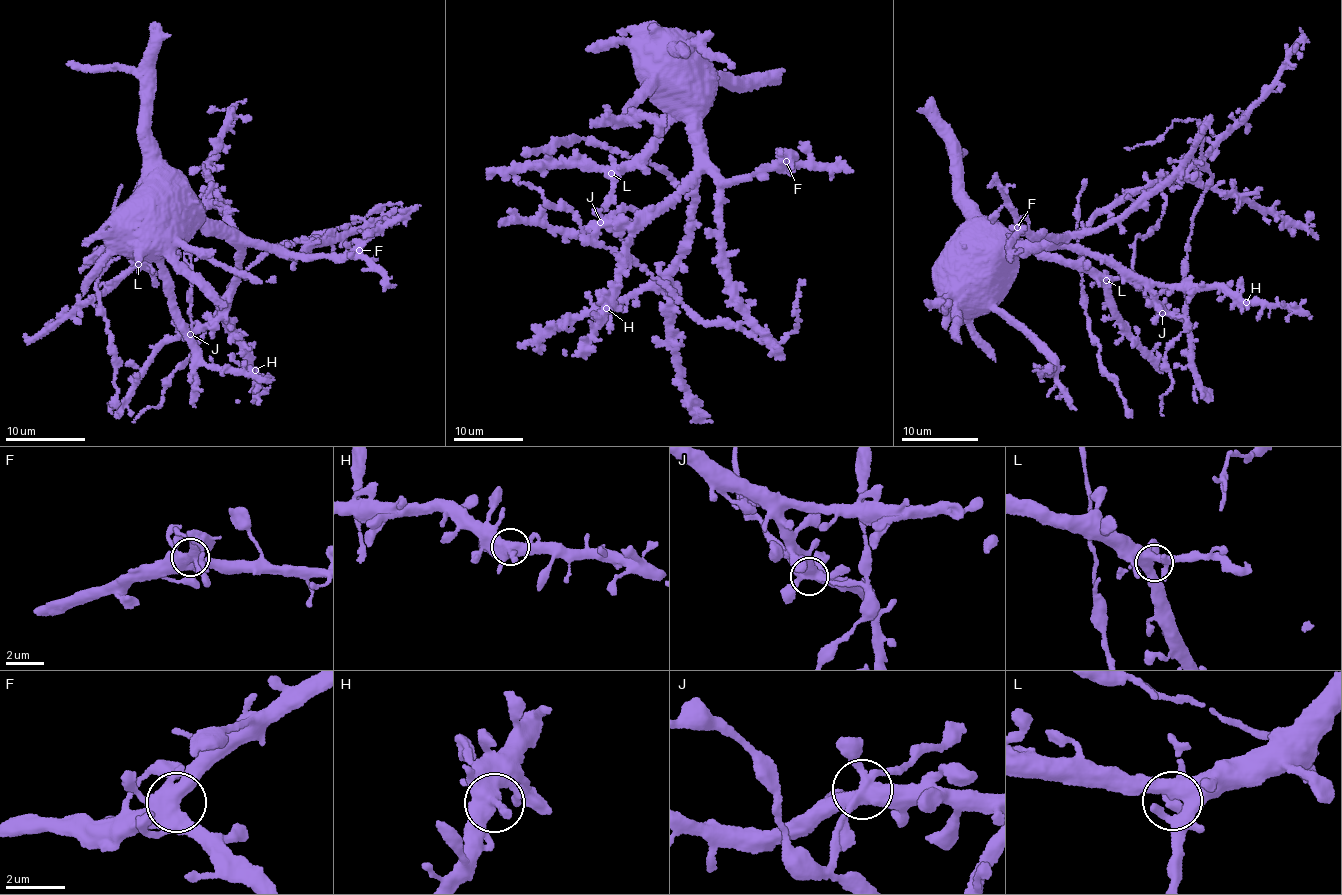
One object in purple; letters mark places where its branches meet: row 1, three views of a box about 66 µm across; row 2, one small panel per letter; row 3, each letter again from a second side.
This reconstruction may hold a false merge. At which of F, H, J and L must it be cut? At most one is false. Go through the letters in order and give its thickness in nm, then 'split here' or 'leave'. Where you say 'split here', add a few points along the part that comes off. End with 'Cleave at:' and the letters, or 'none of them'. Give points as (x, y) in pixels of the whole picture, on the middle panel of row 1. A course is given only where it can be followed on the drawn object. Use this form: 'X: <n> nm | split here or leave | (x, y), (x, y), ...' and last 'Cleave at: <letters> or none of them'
F: 480 nm | leave
H: 440 nm | leave
J: 440 nm | split here
L: 420 nm | leave
Cleave at: J

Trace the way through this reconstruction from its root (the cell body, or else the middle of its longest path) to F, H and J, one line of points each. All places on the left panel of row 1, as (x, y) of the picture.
F: (160, 209), (167, 209), (196, 225), (263, 241), (289, 256), (337, 255), (359, 250)
H: (160, 209), (221, 234), (243, 251), (224, 316), (242, 339), (255, 370)
J: (160, 209), (167, 209), (205, 230), (221, 234), (238, 243), (243, 251), (223, 311), (190, 333)

